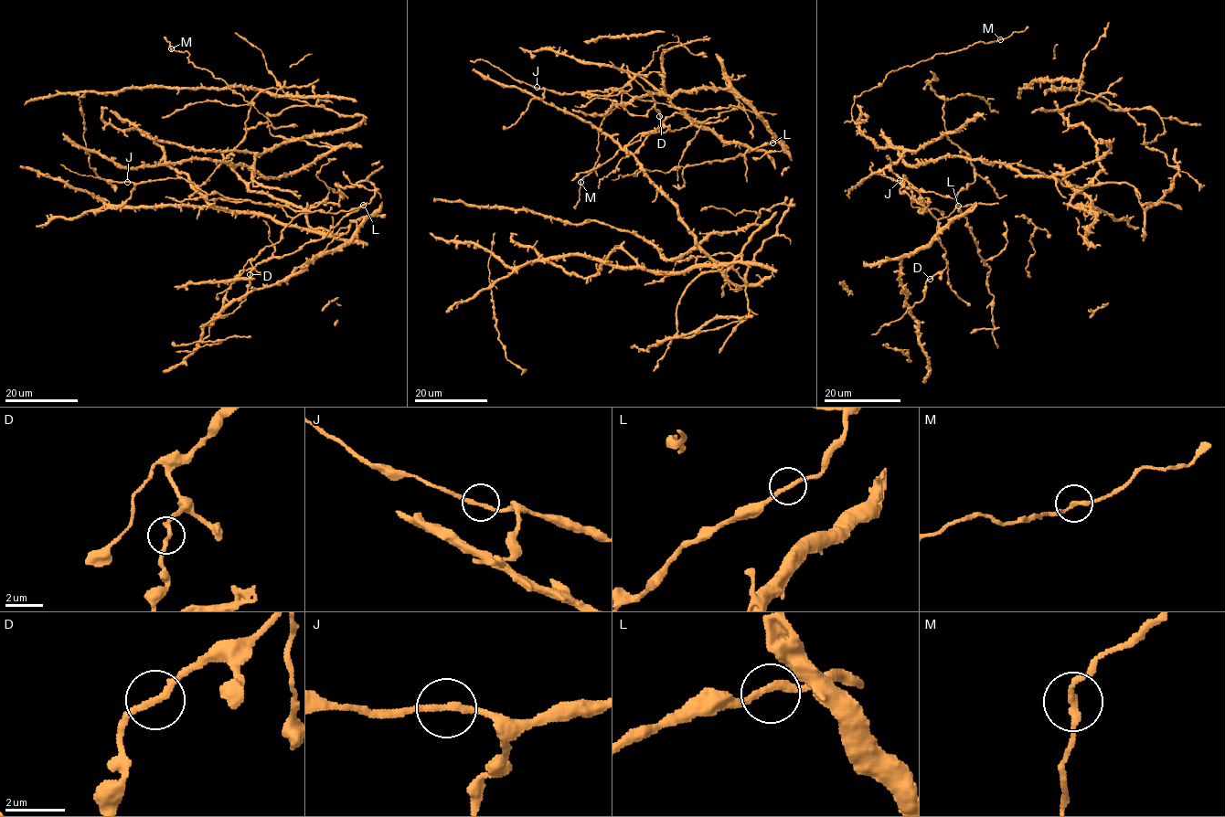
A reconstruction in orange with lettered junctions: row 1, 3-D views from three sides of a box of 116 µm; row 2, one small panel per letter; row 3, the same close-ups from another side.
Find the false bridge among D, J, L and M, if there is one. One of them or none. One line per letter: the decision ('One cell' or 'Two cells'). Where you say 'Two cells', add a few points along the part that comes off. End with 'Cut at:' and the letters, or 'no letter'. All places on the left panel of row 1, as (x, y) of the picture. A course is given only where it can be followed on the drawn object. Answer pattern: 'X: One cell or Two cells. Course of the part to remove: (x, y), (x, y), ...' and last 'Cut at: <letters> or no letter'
D: One cell
J: One cell
L: One cell
M: One cell
Cut at: no letter

